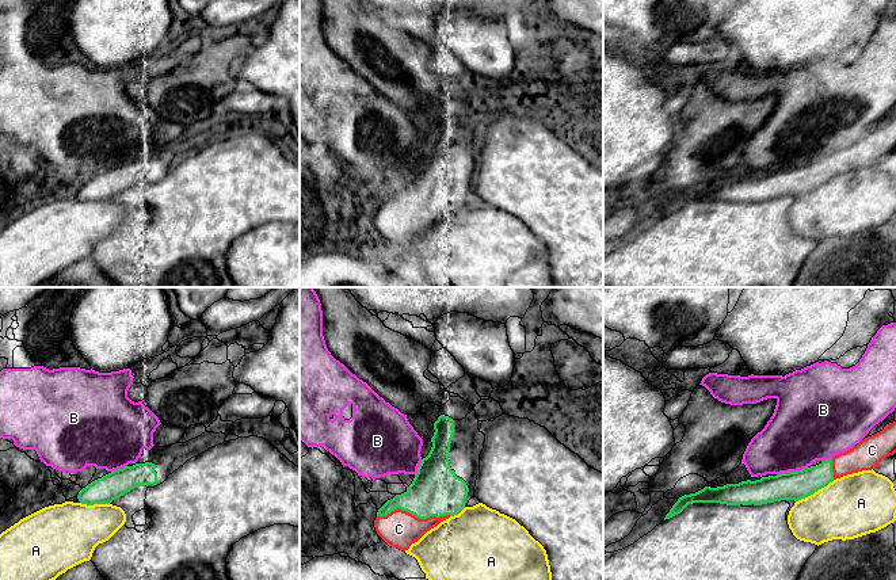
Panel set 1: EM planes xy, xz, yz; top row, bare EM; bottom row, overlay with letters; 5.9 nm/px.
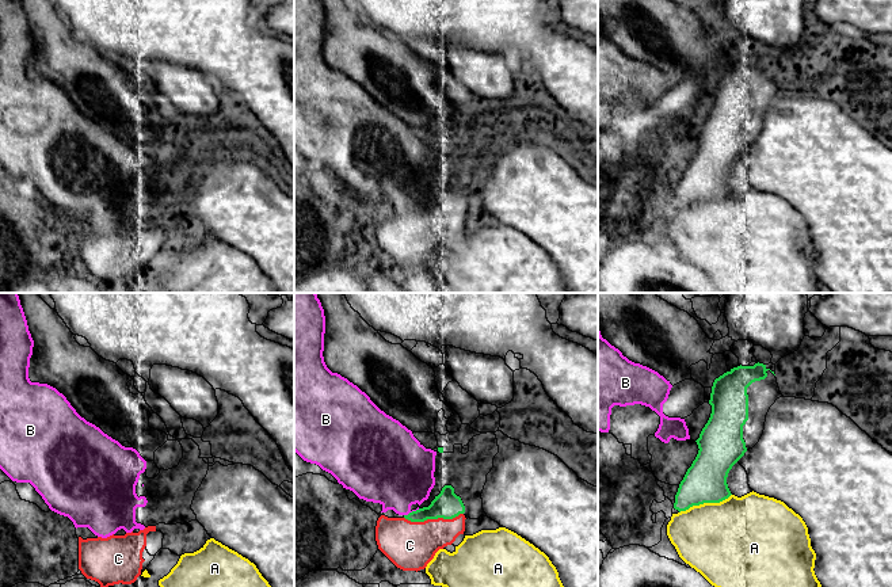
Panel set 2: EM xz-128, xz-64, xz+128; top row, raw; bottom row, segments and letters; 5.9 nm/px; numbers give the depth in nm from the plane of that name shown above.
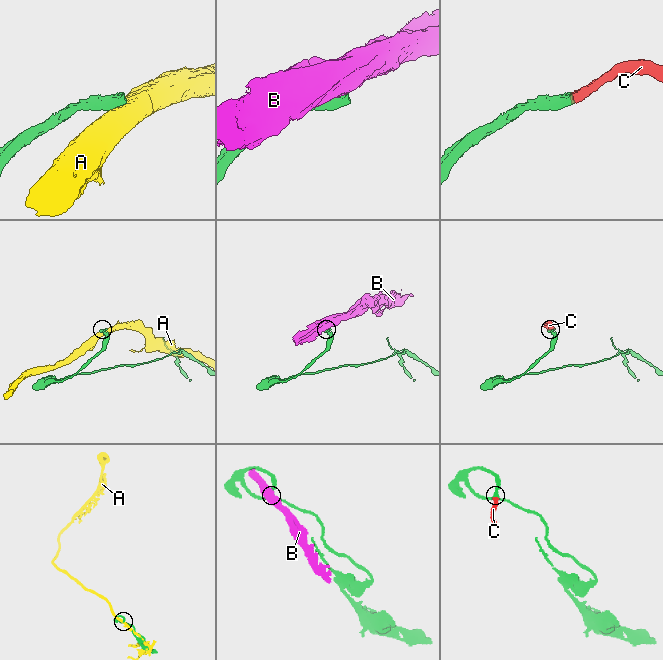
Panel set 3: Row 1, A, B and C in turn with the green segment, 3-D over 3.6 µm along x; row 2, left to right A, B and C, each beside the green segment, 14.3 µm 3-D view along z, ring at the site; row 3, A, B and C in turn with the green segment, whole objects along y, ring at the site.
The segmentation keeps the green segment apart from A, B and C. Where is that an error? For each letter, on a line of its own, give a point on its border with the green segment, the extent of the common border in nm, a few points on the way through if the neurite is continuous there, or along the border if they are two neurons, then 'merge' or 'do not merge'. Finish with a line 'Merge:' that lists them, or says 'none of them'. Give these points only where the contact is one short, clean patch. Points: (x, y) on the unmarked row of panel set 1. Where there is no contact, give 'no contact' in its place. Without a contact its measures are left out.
A: meets green in yz at (815, 187); contact 260 nm long; do not merge
B: meets green in yz at (792, 168); contact 190 nm long; border along yz (807, 163), (777, 171); do not merge
C: meets green in xz at (414, 210); contact 440 nm long; merge
Merge: C

